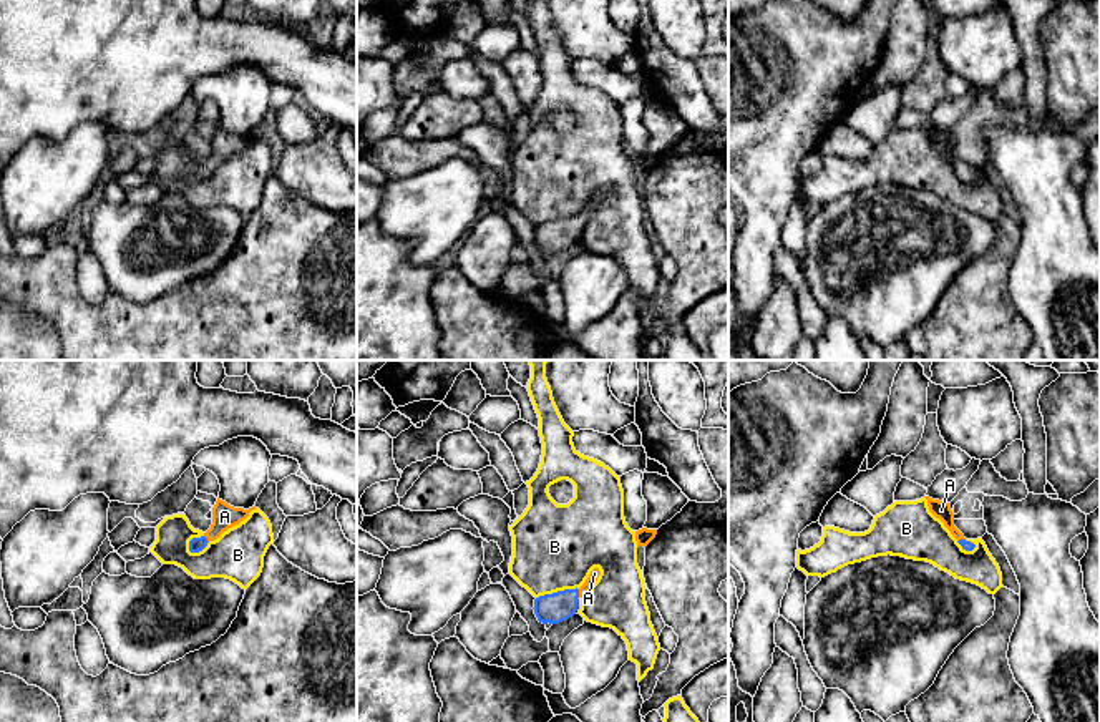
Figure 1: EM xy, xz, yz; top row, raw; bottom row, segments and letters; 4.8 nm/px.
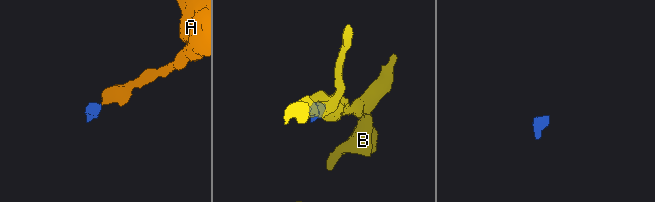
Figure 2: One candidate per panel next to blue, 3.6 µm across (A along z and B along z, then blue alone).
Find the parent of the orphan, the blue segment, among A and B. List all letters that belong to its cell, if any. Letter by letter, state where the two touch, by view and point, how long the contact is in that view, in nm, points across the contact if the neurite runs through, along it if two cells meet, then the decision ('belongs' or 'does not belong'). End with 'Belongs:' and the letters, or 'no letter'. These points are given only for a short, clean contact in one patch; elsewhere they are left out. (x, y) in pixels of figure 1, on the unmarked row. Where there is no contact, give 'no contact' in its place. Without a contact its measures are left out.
A: xz (578, 221) | 40 nm | across xz (554, 236), (578, 221), (594, 201) | belongs
B: xy (198, 180) | 120 nm | along xy (209, 170), (198, 180), (188, 178) | does not belong
Belongs: A

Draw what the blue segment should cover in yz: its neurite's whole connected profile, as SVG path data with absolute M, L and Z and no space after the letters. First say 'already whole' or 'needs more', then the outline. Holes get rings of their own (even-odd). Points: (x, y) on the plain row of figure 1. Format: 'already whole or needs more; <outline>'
needs more; M924 124L924 126L927 128L929 139L944 151L944 154L951 159L951 163L962 174L962 178L972 179L976 173L967 169L964 163L954 154L954 141L951 138L951 131L932 128L929 124Z

